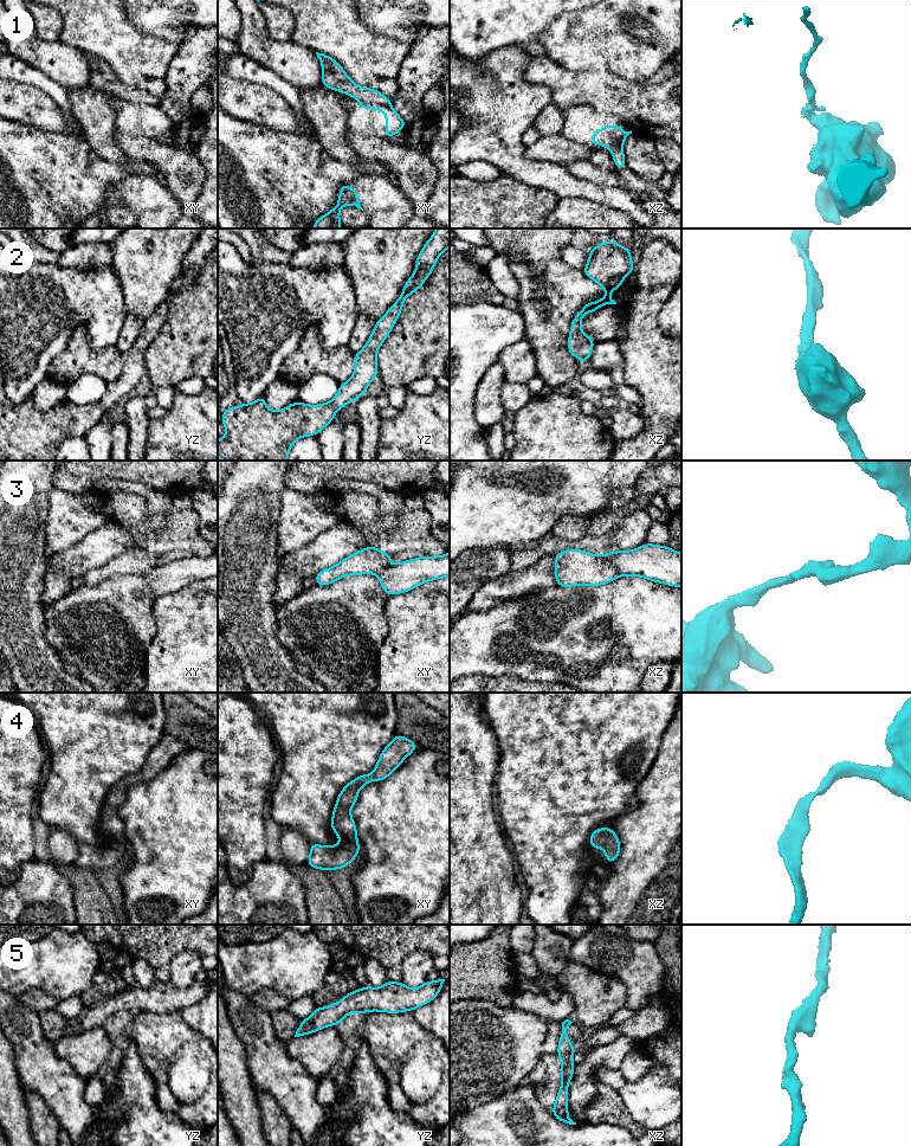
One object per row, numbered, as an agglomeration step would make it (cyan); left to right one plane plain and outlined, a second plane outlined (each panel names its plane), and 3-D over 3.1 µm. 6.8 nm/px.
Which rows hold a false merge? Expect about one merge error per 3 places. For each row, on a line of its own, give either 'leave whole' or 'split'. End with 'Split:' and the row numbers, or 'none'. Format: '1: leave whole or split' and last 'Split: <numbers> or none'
1: split
2: leave whole
3: split
4: leave whole
5: leave whole
Split: 1, 3

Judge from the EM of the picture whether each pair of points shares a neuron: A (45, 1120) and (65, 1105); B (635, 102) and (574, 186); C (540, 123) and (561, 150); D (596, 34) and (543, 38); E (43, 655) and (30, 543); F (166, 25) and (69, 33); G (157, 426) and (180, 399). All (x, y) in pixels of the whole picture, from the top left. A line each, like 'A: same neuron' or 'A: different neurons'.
A: different neurons
B: different neurons
C: different neurons
D: same neuron
E: same neuron
F: different neurons
G: same neuron

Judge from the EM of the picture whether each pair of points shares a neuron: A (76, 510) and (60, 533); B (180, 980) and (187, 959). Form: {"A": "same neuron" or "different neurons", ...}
{"A": "same neuron", "B": "same neuron"}

